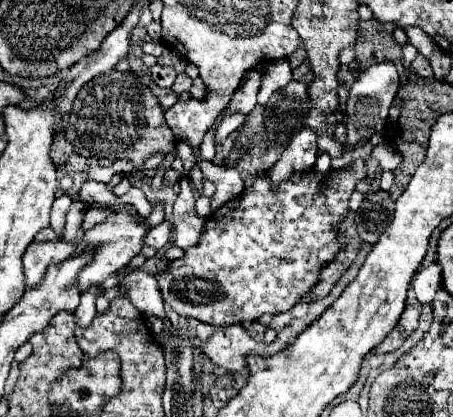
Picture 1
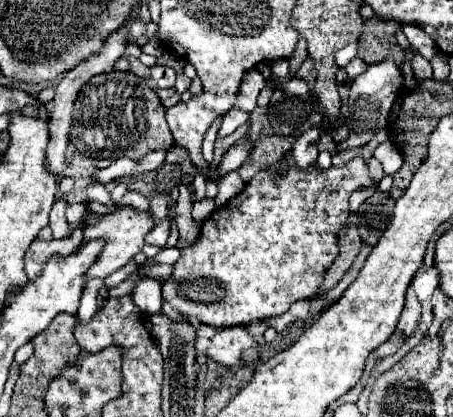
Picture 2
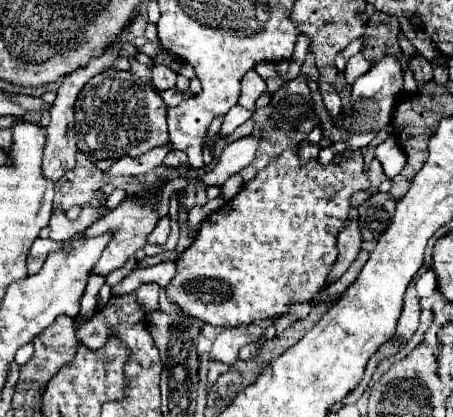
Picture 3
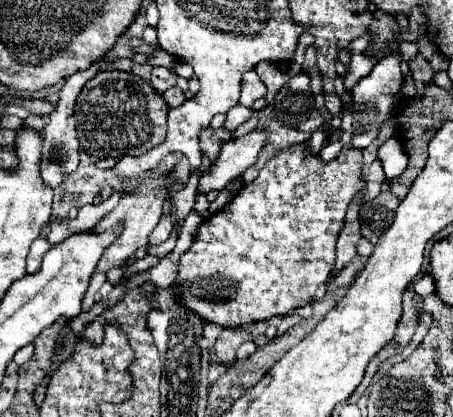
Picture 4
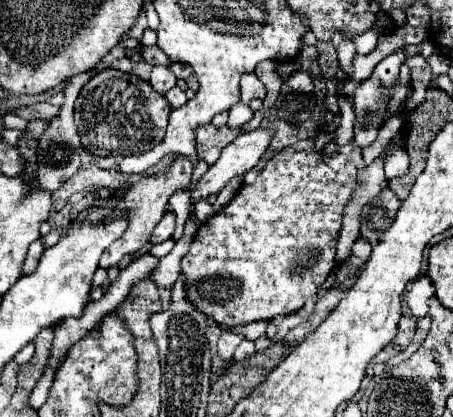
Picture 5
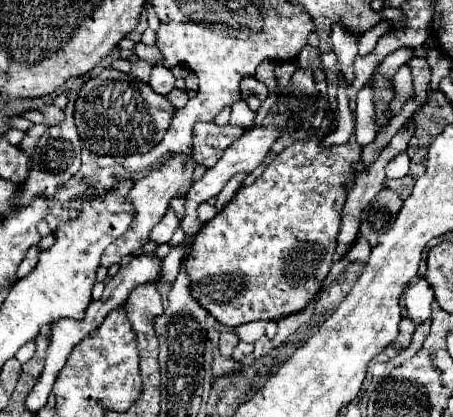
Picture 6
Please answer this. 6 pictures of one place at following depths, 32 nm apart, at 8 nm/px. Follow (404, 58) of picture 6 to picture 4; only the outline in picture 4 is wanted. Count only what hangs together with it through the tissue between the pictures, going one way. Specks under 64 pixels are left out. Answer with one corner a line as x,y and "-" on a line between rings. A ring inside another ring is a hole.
400,54
384,56
368,76
360,78
352,90
352,112
354,112
354,148
366,148
380,132
380,128
392,118
392,102
402,88
402,72
400,72

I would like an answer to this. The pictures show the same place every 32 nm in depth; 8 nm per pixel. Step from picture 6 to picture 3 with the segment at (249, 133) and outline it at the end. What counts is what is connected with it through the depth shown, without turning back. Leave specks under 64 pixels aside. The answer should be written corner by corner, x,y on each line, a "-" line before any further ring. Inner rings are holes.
244,136
230,146
224,148
220,162
204,172
202,180
206,186
220,186
224,180
236,172
240,172
244,166
248,166
254,160
254,154
258,150
258,138
256,136

